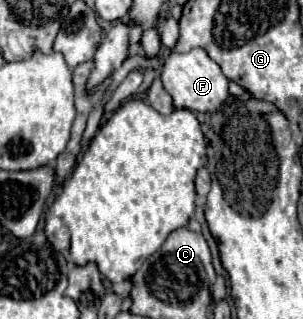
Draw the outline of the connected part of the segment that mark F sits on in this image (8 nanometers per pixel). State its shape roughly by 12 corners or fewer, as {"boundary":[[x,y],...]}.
{"boundary":[[203,48],[169,52],[161,80],[175,108],[215,112],[229,80]]}

